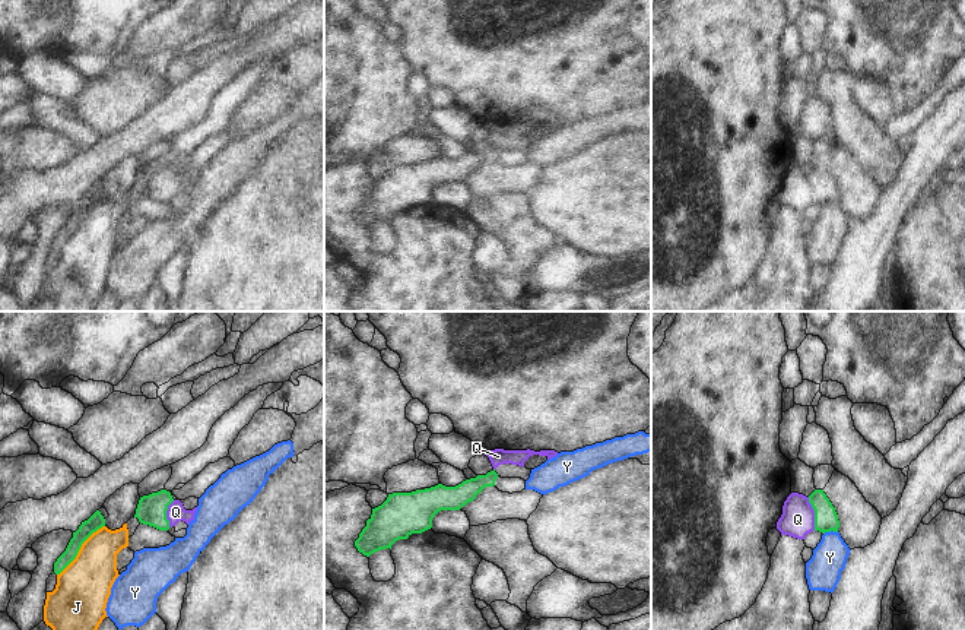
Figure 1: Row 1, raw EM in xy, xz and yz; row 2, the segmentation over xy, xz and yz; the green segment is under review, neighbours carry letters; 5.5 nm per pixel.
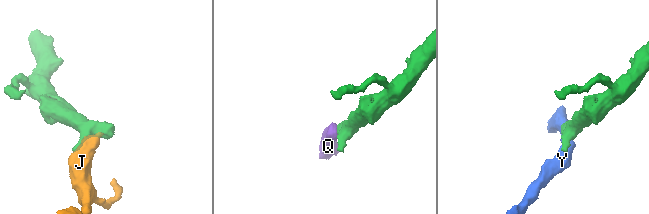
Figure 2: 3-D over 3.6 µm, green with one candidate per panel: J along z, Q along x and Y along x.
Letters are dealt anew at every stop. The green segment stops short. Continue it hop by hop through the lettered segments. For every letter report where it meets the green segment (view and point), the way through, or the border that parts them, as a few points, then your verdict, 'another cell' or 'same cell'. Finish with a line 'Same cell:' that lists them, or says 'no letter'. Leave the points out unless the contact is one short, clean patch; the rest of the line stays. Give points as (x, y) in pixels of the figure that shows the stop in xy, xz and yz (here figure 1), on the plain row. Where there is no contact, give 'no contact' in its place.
J: contact xy (79, 221); another cell
Q: contact yz (815, 186); way yz (825, 189), (815, 186), (806, 186), (797, 192); same cell
Y: contact yz (829, 203); border yz (837, 203), (827, 203), (824, 206); another cell
Same cell: Q

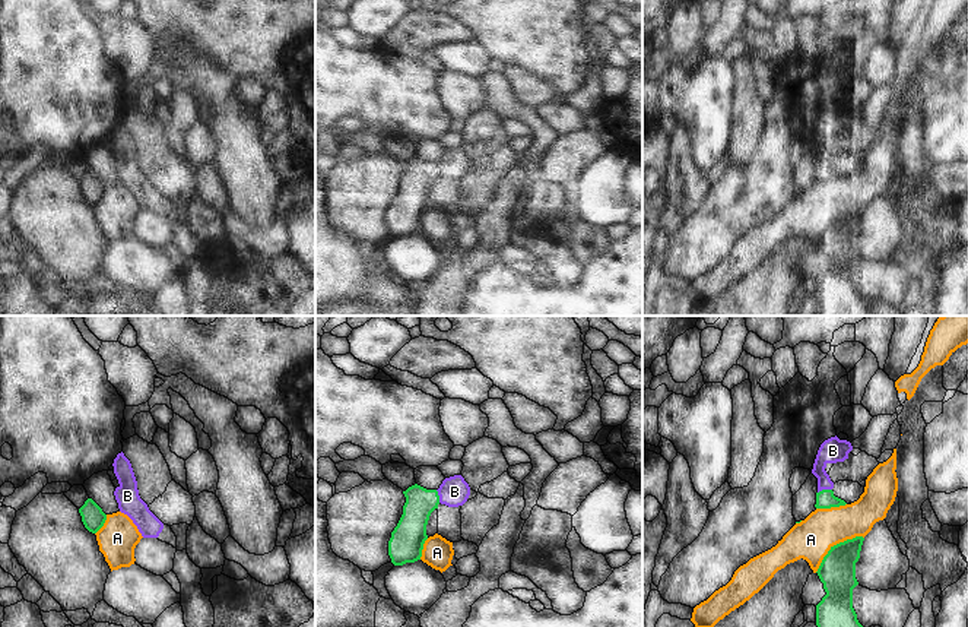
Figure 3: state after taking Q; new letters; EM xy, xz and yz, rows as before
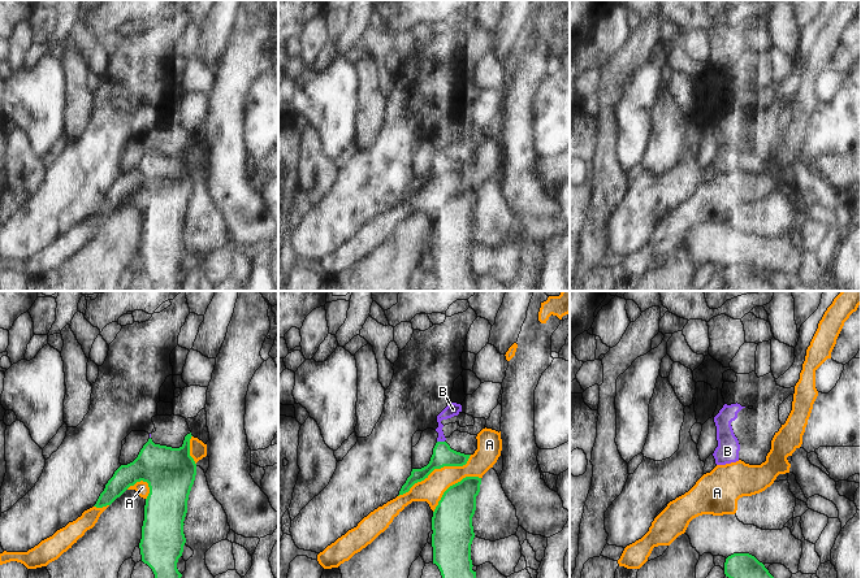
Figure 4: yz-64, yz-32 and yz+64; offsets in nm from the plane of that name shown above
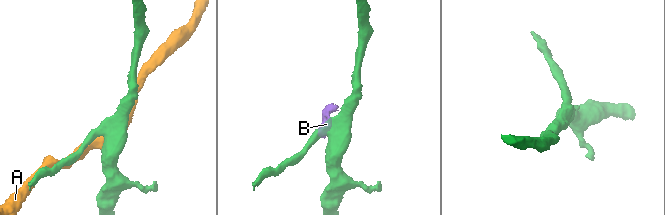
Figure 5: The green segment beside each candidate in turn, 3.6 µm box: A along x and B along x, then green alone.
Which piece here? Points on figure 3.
A: contact yz (837, 217); another cell
B: contact yz (824, 162); way yz (825, 171), (824, 162), (821, 135), (832, 123); same cell
Same cell: B

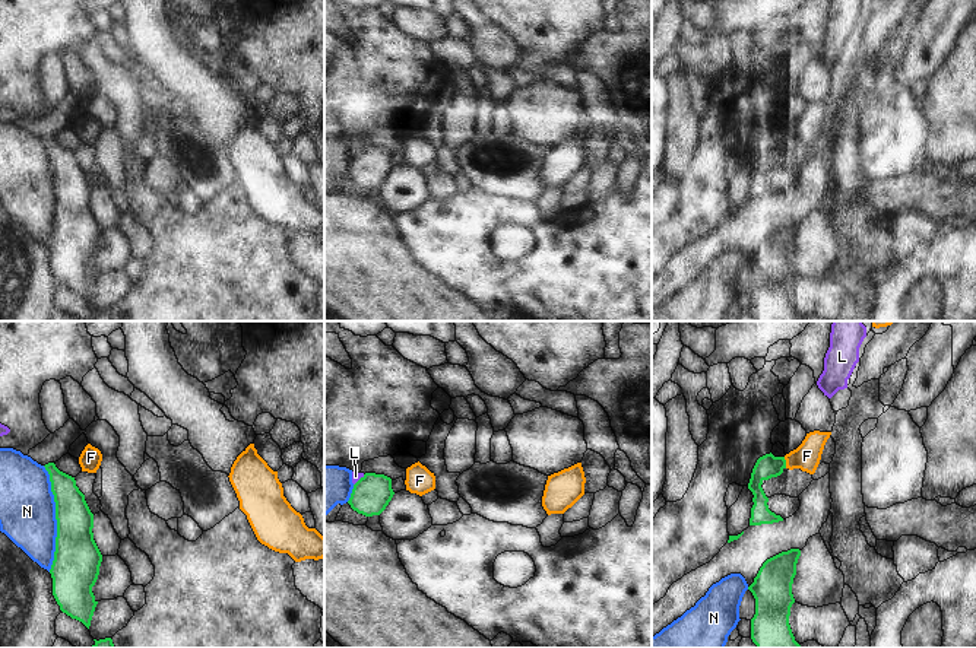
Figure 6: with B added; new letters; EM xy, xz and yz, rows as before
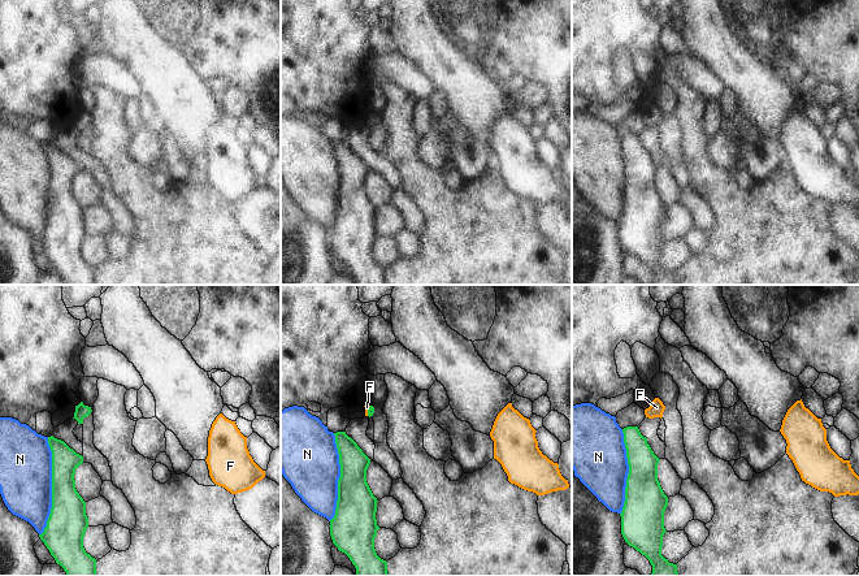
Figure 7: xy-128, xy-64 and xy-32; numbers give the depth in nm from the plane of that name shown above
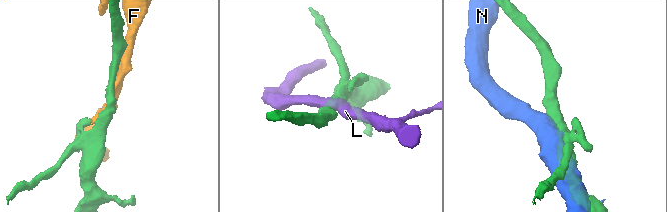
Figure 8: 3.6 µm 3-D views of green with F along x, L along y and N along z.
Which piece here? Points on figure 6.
F: contact yz (785, 136); border yz (783, 130), (786, 140); another cell
L: contact xz (358, 153); border xz (364, 148), (354, 158); another cell
N: contact xy (56, 191); another cell
Same cell: no letter

